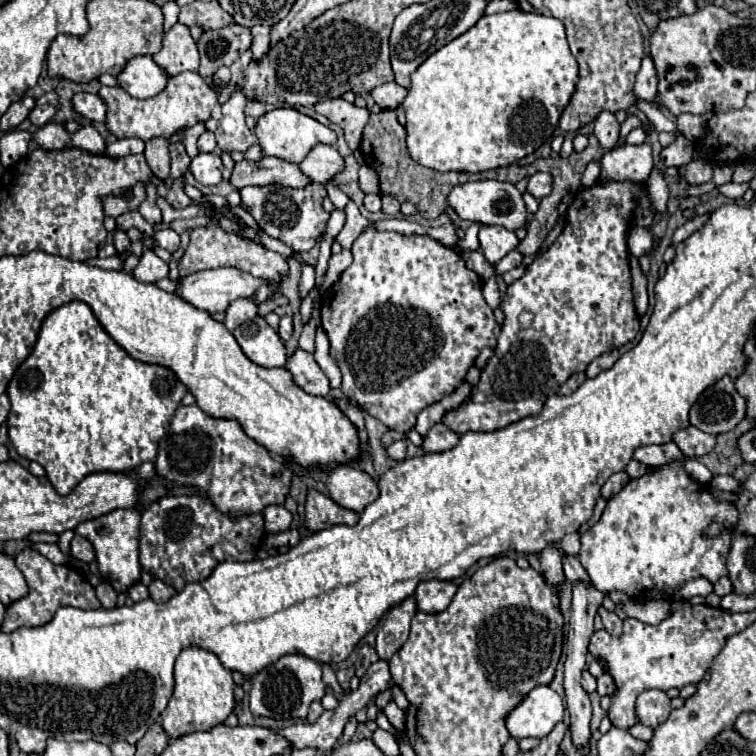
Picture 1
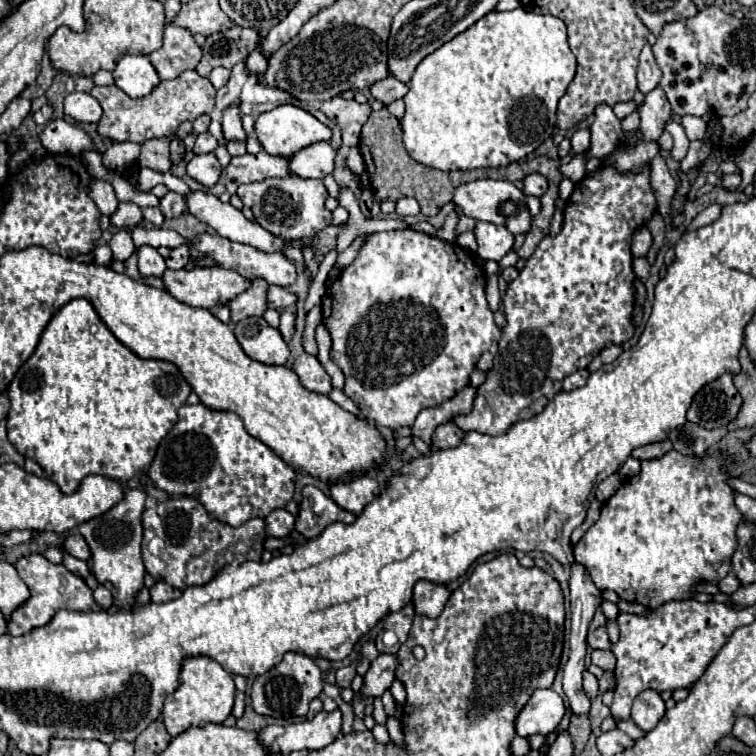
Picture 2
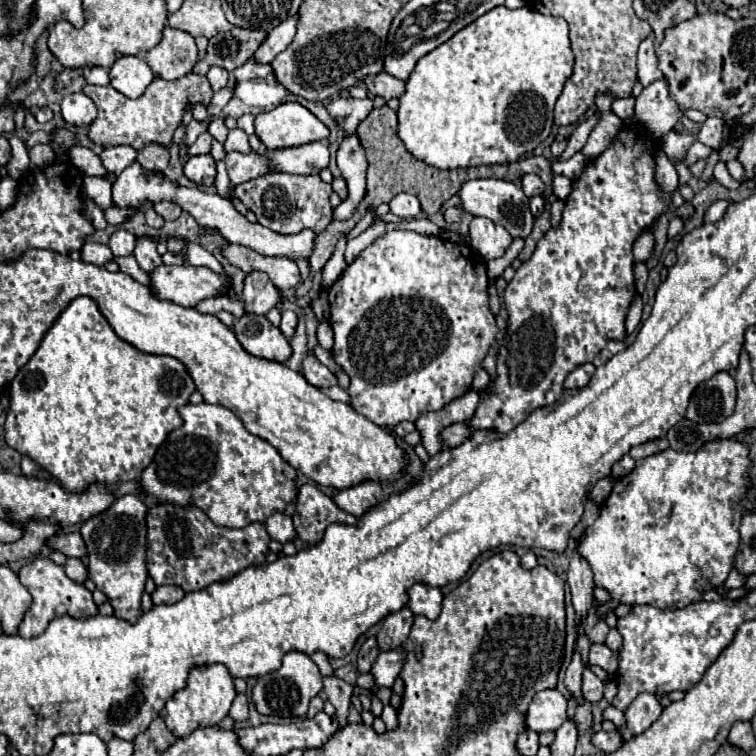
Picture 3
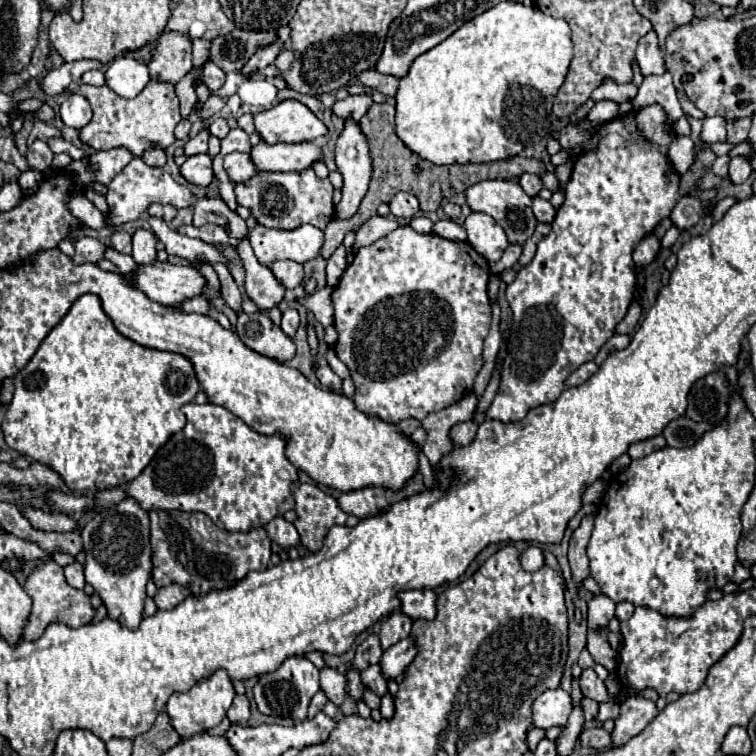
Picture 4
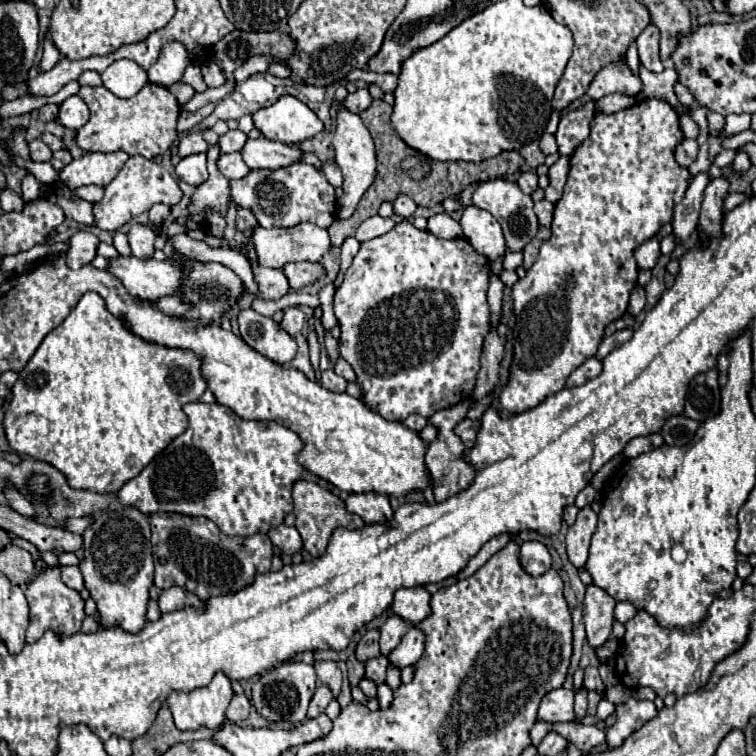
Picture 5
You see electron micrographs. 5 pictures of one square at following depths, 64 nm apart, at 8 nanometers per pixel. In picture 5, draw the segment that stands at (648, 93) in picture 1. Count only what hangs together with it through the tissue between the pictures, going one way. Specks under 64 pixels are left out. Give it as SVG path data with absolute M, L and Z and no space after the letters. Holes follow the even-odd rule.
M650 22L650 24L642 30L642 34L636 38L638 54L640 54L642 64L644 64L650 72L654 72L654 74L658 74L658 72L664 70L664 64L662 64L662 60L660 60L660 56L658 56L658 40L660 40L660 30L658 30L652 22Z

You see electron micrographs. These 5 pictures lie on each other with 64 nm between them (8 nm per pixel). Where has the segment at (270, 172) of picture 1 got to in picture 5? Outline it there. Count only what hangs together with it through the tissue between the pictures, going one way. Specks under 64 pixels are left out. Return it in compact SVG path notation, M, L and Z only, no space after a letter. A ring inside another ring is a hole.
M230 152L230 154L220 154L218 158L218 170L228 178L244 178L250 168L244 164L244 160L240 160L238 152Z

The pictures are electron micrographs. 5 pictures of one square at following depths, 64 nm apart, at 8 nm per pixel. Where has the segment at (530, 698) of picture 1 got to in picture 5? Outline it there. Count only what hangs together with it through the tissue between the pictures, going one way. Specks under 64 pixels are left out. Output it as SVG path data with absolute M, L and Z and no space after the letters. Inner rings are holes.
M556 688L548 692L538 708L538 718L546 720L550 724L556 722L570 722L576 718L574 712L574 690L566 688Z

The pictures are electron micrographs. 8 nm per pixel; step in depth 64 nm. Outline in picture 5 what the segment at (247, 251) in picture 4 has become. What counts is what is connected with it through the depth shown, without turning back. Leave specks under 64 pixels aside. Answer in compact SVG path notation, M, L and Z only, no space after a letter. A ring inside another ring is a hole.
M252 266L254 268L254 278L260 286L260 298L262 300L278 300L284 294L288 294L288 278L282 270L274 268L264 268L264 266Z

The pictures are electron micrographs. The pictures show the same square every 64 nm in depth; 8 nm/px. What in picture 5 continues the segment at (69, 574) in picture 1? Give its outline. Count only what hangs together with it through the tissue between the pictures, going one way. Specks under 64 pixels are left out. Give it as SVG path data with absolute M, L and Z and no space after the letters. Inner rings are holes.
M48 568L46 572L40 572L26 588L26 600L30 606L30 626L26 630L26 642L32 644L44 636L46 630L54 630L60 636L72 636L80 630L84 616L84 600L76 590L70 590L60 580L60 568Z

